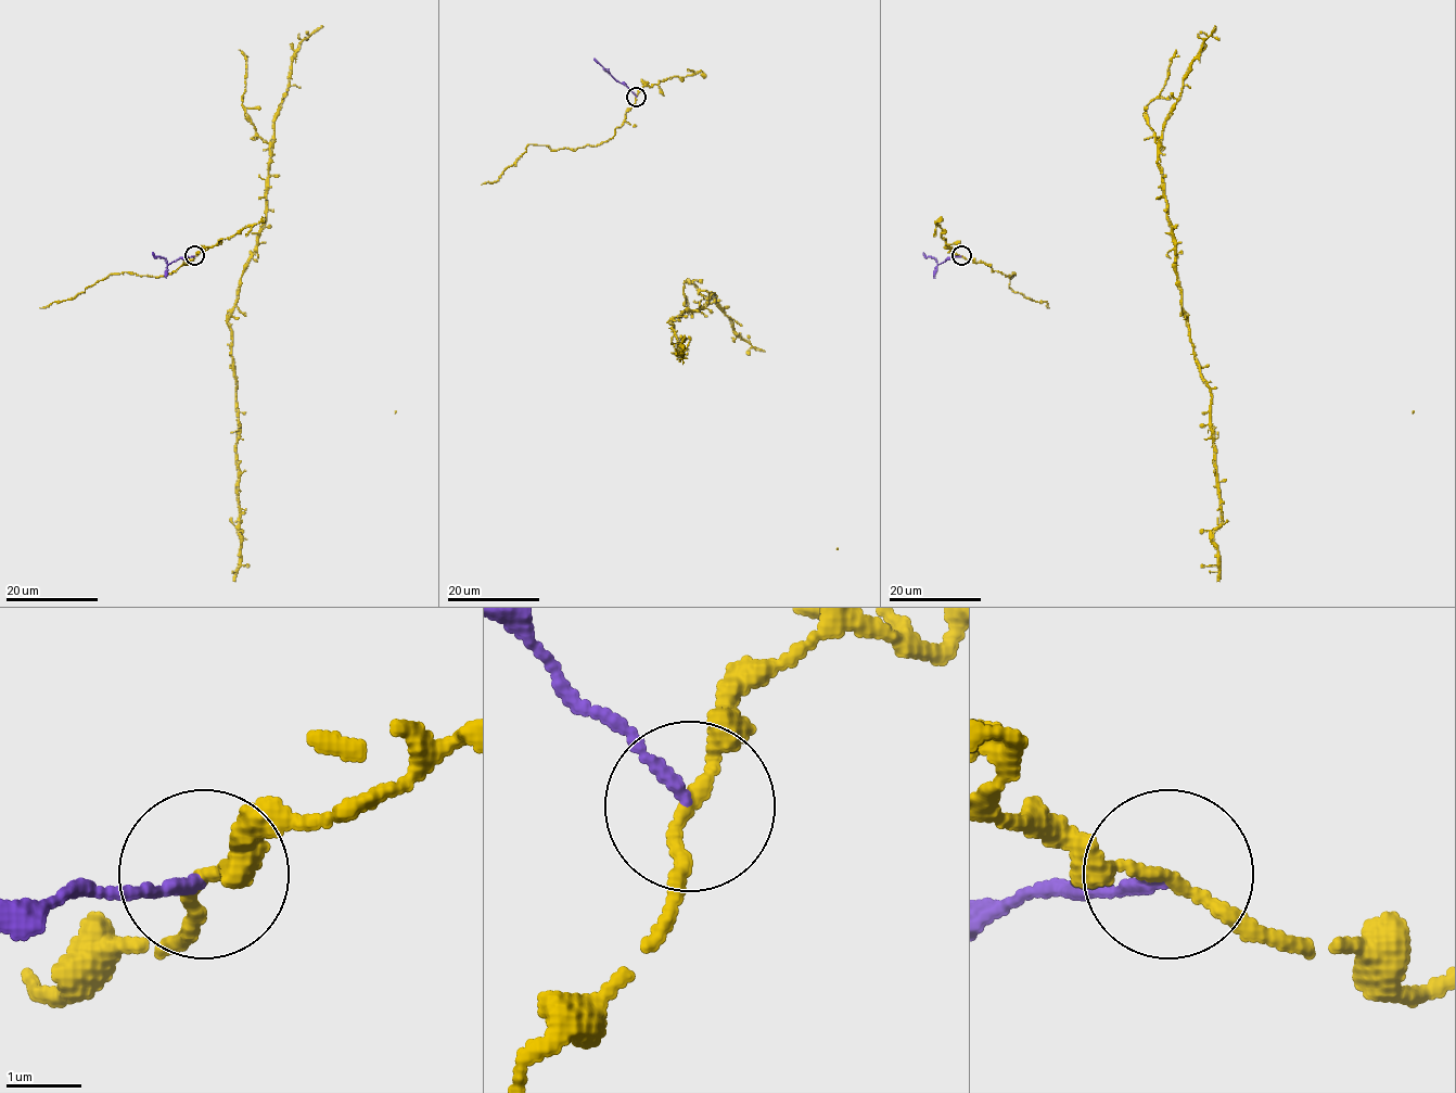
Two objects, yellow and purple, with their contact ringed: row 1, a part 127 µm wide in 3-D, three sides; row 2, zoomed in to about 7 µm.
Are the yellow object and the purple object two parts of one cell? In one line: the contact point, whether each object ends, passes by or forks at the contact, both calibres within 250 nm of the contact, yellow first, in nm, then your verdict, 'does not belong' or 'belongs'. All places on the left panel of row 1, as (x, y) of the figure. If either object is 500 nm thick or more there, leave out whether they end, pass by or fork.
at (194, 255); yellow passes by; purple ends there; 160 nm thick on the yellow side, 140 nm on the other; does not belong

